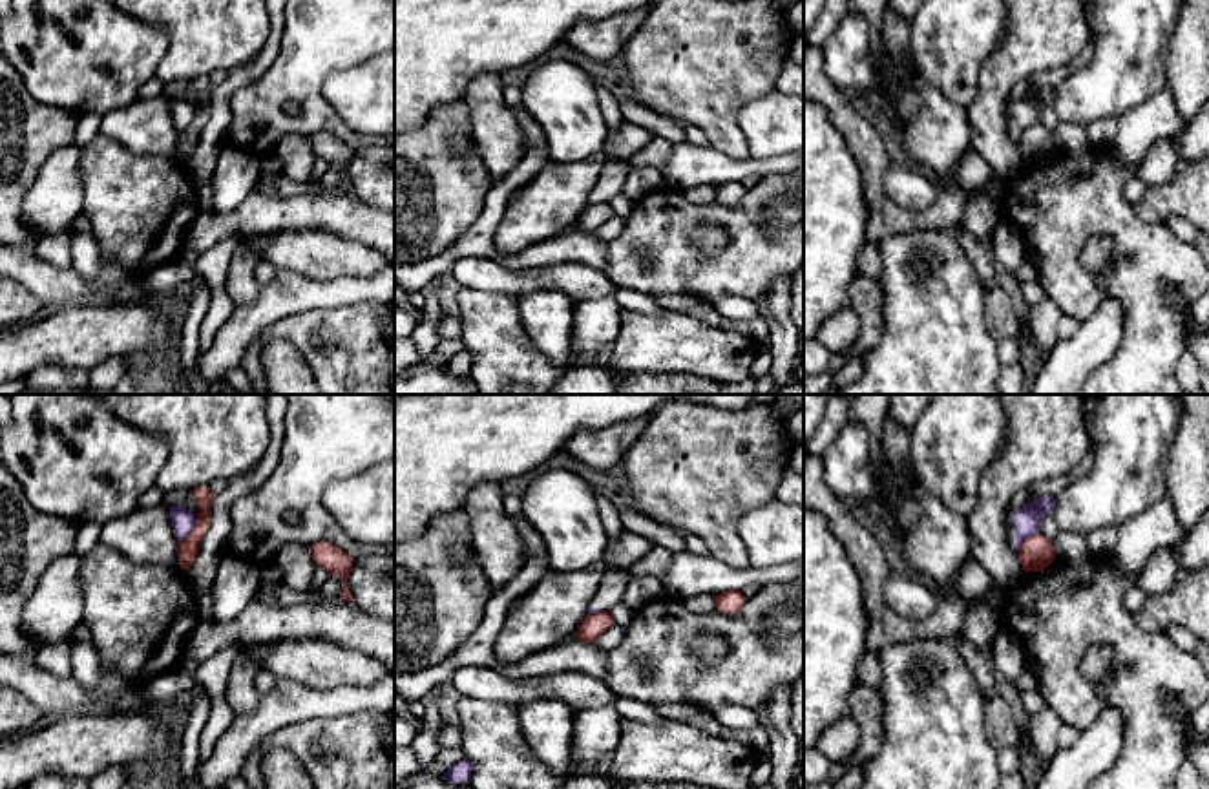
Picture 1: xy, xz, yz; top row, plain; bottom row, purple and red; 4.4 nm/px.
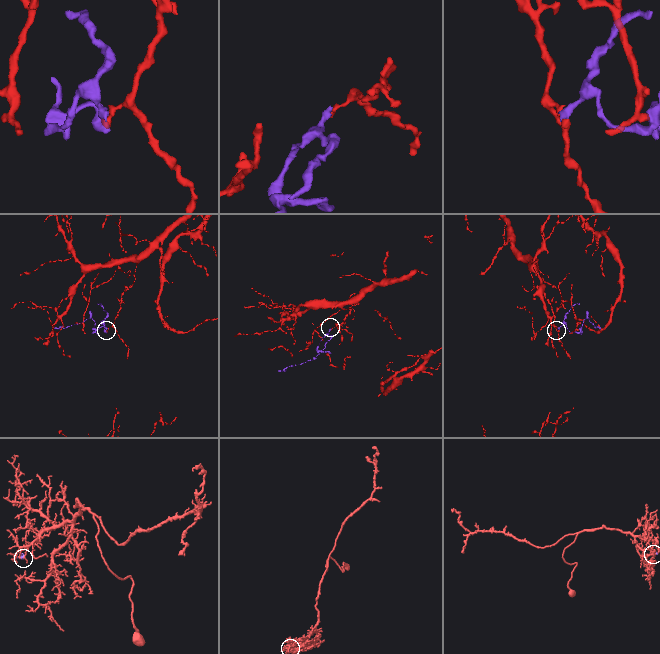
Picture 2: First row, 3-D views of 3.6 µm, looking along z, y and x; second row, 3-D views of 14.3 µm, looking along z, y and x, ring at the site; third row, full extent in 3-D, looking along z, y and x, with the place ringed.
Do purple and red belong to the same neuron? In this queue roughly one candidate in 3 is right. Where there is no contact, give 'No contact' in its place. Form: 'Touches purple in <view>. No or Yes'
Touches purple in xy. No

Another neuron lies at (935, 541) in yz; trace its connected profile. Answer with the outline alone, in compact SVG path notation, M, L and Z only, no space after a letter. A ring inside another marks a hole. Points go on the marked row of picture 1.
M891 471L900 499L889 510L902 531L897 535L902 559L935 581L942 601L959 590L957 573L973 557L968 517L951 511L920 480L909 486L899 471Z

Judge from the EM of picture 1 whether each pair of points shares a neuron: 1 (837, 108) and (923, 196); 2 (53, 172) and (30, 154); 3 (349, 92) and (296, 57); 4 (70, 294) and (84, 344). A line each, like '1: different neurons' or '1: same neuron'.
1: different neurons
2: different neurons
3: different neurons
4: different neurons

